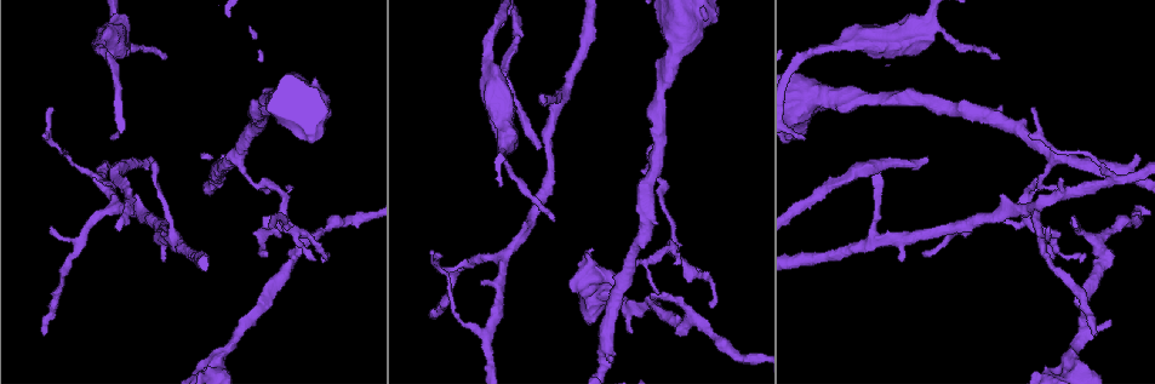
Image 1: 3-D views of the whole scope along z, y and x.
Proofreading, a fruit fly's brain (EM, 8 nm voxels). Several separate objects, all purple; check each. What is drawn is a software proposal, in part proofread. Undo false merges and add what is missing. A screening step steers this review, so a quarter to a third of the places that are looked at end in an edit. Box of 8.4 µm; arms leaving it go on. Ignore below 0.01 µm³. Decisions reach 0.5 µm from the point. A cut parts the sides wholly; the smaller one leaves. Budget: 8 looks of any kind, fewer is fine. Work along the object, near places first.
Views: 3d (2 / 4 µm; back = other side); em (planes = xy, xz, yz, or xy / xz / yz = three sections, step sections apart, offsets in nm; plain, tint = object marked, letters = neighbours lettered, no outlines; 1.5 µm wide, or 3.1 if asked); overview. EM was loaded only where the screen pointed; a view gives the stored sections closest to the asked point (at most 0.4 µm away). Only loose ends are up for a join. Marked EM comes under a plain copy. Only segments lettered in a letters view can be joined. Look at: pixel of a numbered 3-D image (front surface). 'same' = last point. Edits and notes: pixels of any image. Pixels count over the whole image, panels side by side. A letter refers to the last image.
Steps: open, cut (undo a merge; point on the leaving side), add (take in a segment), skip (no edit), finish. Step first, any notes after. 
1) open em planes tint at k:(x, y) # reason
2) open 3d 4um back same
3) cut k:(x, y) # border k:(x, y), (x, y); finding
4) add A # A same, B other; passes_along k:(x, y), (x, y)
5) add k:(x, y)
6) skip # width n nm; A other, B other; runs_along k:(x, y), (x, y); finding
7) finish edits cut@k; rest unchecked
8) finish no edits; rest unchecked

open em planes letters at 1:(803, 139) # end of a long branch

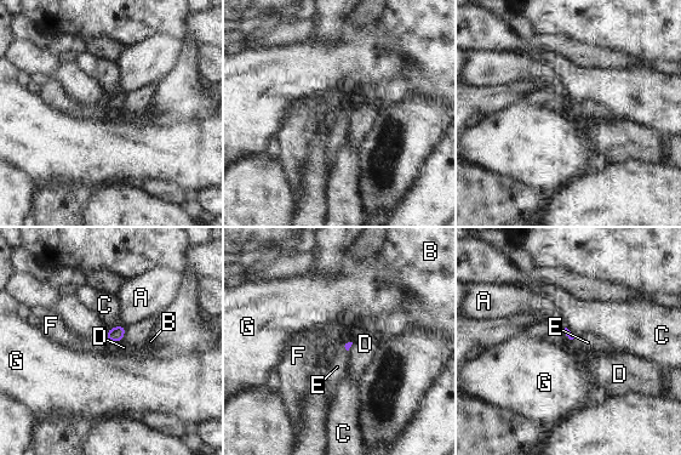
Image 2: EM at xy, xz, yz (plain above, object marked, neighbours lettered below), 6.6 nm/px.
add E # A other, B other, C other, D other, E same, F other, G other; passes_along 2:(571, 336), (572, 341), (588, 342); it goes on there

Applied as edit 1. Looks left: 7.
open em planes letters at 1:(263, 224) # an open end

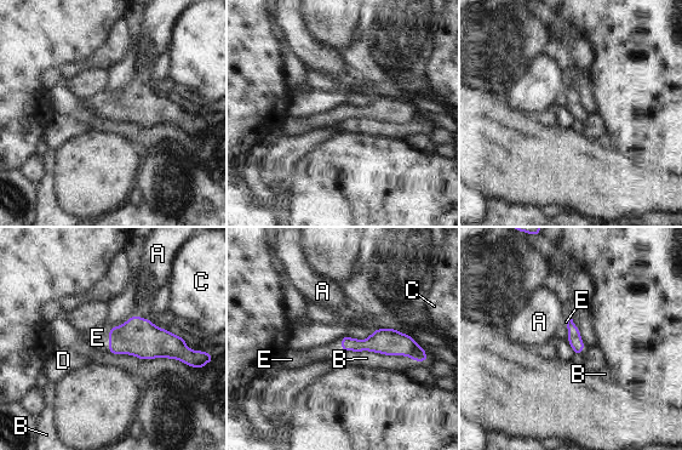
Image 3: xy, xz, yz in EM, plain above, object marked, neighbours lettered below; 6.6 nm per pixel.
add E # width 90 nm; A other, B other, C other, D other, E same; the cell continues

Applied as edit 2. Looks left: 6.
open em planes letters at 1:(432, 315) # free end

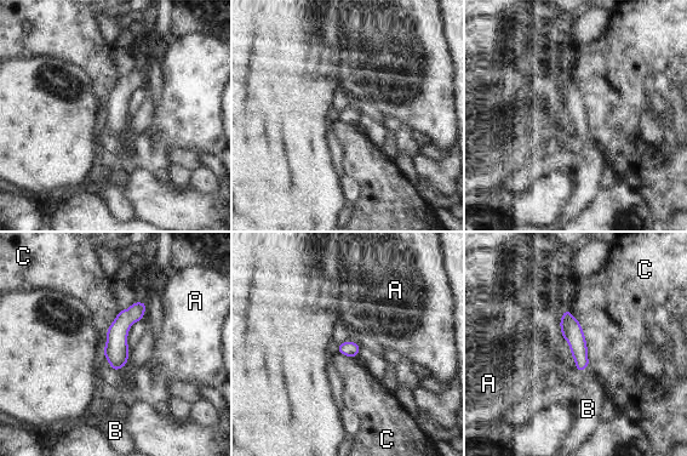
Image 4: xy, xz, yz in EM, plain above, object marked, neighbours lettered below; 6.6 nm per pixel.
add B # A other, B same, C other; passes_along 4:(573, 334), (583, 370), (589, 406); it goes on there

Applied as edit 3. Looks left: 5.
finish edits add@2, add@3, add@4; rest unchecked

